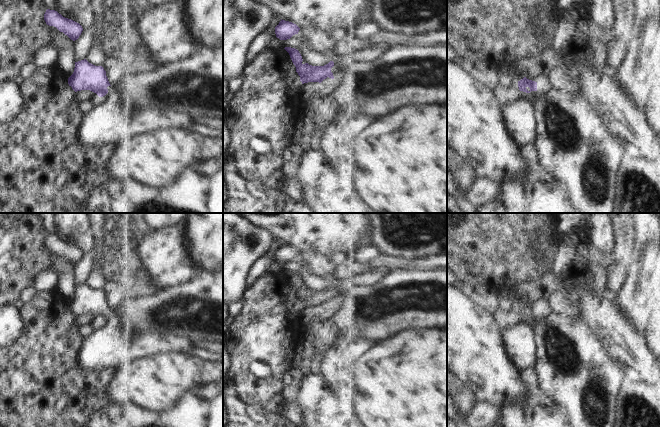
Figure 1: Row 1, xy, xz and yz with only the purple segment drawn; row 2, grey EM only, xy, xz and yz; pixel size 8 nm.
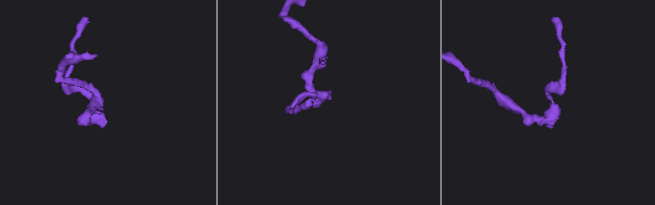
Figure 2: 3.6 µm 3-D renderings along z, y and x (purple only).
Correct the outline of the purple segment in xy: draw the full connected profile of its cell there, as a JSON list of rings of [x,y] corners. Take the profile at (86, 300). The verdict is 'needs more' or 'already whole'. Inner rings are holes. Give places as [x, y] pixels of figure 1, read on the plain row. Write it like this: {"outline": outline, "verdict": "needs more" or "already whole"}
{"outline": [[[86,283],[75,286],[68,308],[75,316],[90,314],[99,320],[92,334],[82,338],[78,352],[78,364],[88,373],[106,372],[158,354],[190,354],[194,347],[193,340],[185,336],[125,332],[117,311],[110,309],[104,292]]], "verdict": "needs more"}

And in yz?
{"outline": [[[524,301],[518,305],[518,311],[516,315],[509,315],[503,324],[503,344],[516,368],[525,372],[533,370],[537,363],[537,306]]], "verdict": "needs more"}

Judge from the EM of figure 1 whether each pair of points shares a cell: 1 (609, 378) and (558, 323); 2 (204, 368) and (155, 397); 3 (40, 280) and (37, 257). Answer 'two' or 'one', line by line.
1: one
2: one
3: two

